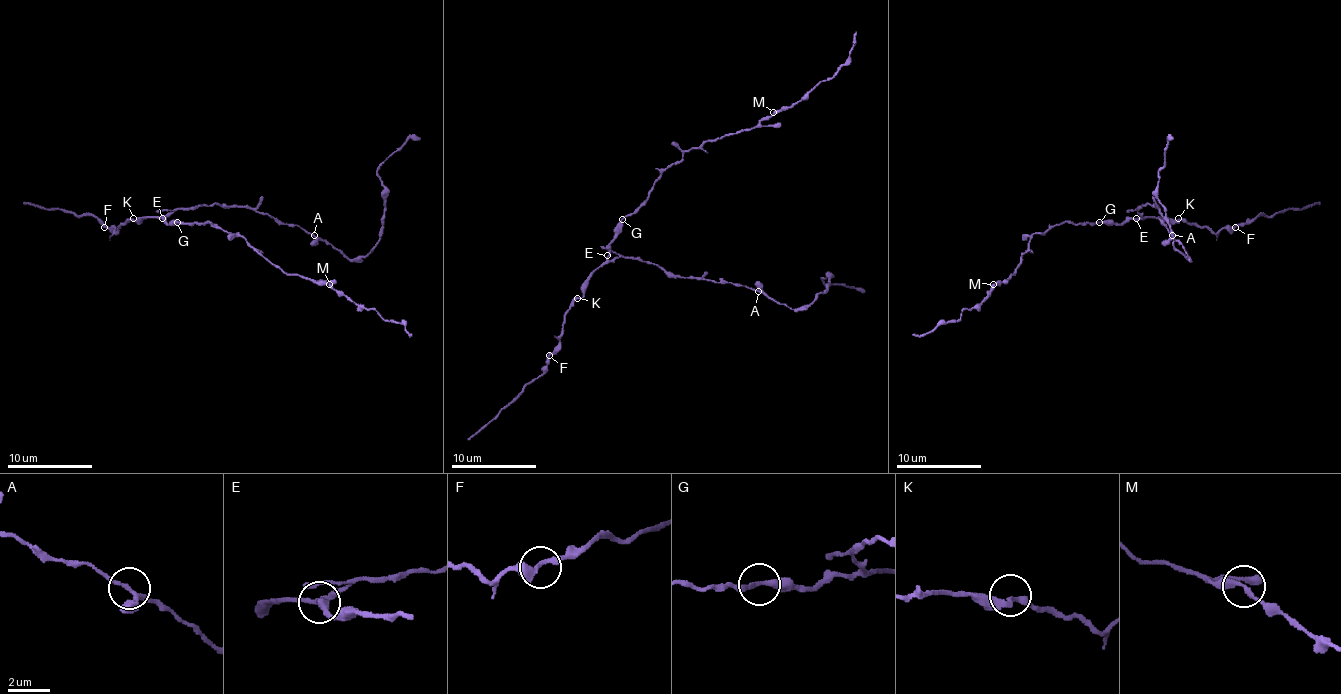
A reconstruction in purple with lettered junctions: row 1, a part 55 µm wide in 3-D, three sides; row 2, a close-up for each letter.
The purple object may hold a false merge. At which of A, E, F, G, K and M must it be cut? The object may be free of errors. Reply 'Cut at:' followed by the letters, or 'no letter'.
Cut at: no letter

